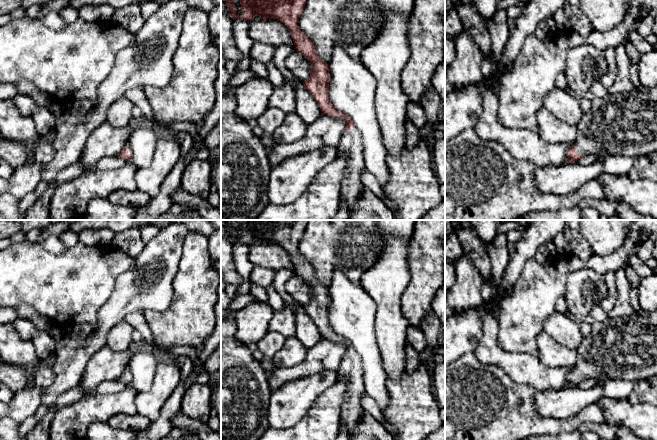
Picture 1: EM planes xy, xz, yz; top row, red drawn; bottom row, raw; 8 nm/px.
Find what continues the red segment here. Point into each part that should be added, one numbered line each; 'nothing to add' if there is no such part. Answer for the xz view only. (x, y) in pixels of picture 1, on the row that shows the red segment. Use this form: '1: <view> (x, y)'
1: xz (351, 187)

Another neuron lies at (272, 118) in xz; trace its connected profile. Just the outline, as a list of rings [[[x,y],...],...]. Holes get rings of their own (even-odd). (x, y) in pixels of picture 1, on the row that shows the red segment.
[[[268,108],[258,119],[258,122],[264,131],[260,140],[267,149],[275,144],[273,133],[284,121],[285,116],[286,114],[280,109]]]

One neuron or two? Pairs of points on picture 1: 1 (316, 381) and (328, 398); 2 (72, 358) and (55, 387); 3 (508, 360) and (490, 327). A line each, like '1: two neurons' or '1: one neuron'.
1: two neurons
2: one neuron
3: one neuron

